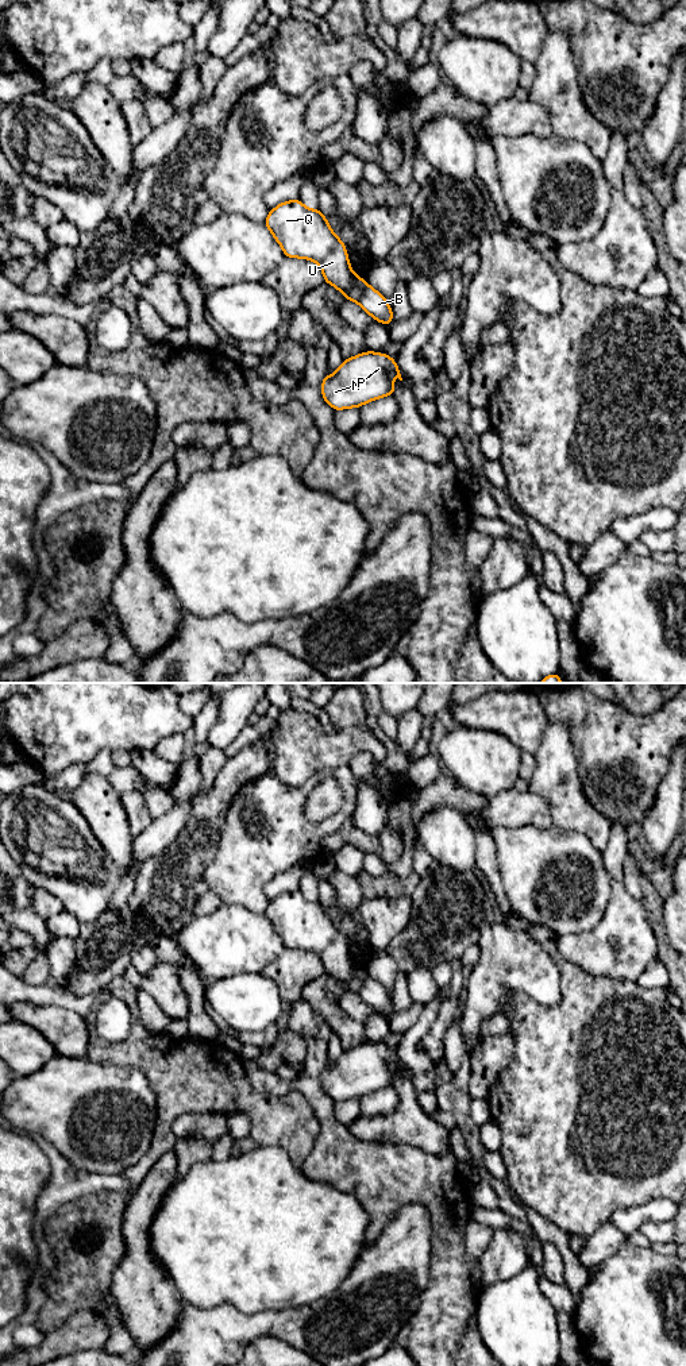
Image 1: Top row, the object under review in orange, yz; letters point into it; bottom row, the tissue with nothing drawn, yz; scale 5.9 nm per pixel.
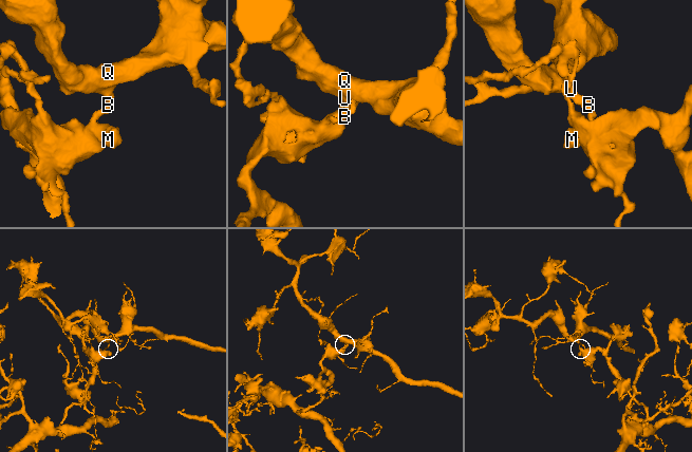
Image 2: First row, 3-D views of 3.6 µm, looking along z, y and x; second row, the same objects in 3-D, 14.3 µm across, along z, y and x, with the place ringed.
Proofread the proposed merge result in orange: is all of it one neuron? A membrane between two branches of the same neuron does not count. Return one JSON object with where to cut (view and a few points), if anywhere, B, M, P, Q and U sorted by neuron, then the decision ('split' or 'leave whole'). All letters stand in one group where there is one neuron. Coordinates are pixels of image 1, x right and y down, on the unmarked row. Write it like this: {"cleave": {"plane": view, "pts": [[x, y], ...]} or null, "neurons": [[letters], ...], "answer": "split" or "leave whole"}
{"cleave": {"plane": "yz", "pts": [[367, 976], [358, 992]]}, "neurons": [["B", "M", "P"], ["Q", "U"]], "answer": "split"}

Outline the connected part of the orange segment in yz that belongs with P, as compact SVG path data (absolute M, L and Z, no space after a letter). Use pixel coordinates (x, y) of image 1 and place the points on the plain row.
M366 1042L344 1050L334 1066L325 1065L321 1085L335 1103L361 1099L381 1088L394 1087L392 1068L402 1072L398 1056L393 1049Z

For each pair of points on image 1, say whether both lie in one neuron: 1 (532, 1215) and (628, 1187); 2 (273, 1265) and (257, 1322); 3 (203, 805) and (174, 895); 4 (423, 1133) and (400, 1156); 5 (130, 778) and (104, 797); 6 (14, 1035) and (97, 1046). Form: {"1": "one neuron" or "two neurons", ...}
{"1": "two neurons", "2": "two neurons", "3": "one neuron", "4": "two neurons", "5": "two neurons", "6": "two neurons"}

